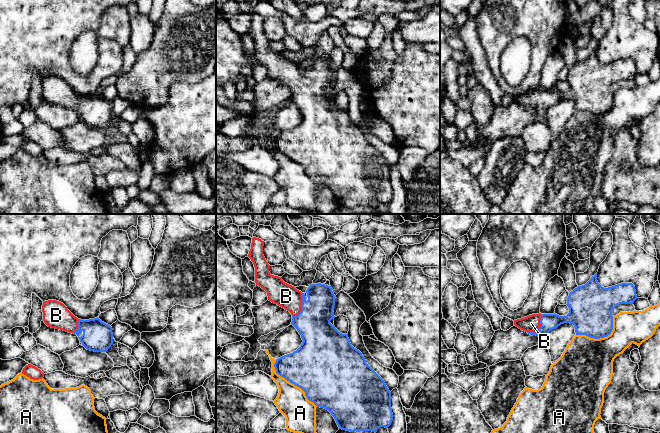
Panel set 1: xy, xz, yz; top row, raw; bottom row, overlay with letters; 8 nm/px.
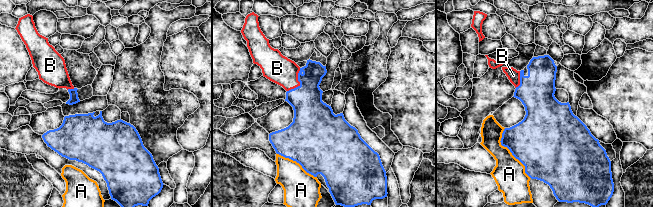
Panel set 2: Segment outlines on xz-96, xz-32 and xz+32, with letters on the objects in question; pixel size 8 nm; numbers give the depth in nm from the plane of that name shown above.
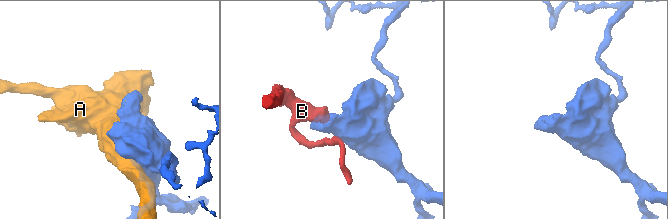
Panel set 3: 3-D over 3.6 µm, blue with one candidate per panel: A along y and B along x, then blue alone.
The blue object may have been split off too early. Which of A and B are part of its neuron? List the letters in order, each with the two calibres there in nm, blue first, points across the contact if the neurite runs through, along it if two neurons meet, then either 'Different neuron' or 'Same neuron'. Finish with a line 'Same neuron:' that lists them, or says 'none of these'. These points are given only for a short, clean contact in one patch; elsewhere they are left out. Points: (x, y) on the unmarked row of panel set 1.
A: Thickness 440 nm (blue) against 260 nm. Different neuron
B: Thickness 280 nm (blue) against 190 nm. Path across: xz (313, 99), (301, 82), (286, 72). Same neuron
Same neuron: B

